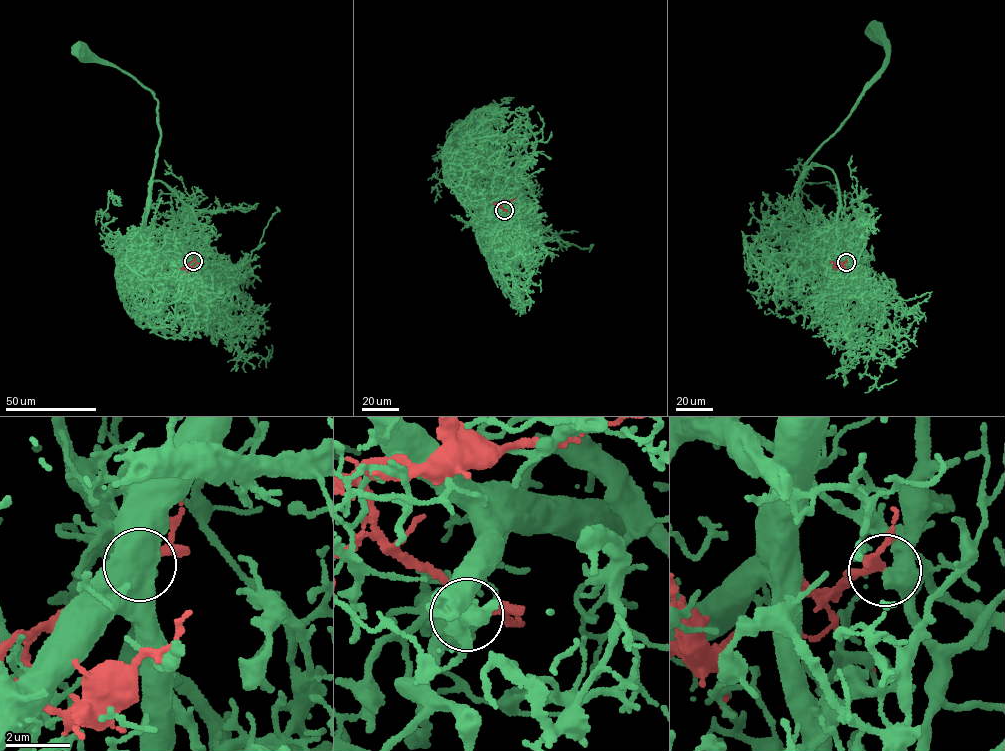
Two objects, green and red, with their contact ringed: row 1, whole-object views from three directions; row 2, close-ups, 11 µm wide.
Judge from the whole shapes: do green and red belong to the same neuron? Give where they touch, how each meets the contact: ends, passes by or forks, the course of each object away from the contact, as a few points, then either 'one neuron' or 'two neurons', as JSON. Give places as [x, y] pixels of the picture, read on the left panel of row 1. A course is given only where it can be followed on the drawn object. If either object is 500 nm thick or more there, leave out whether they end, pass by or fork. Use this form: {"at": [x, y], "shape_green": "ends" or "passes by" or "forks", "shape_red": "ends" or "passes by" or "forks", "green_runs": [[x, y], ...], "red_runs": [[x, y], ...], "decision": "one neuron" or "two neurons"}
{"at": [193, 261], "green_runs": [[193, 260], [201, 235], [196, 215], [170, 187], [148, 184], [161, 134], [156, 101], [129, 75], [79, 50]], "red_runs": [[193, 261], [185, 267], [190, 269], [199, 263]], "decision": "two neurons"}

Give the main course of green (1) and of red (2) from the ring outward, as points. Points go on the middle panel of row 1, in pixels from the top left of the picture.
1: (505, 211), (526, 195), (504, 162), (502, 142), (511, 142), (520, 168), (499, 174), (474, 167), (458, 144)
2: (504, 210), (498, 203), (515, 198)

